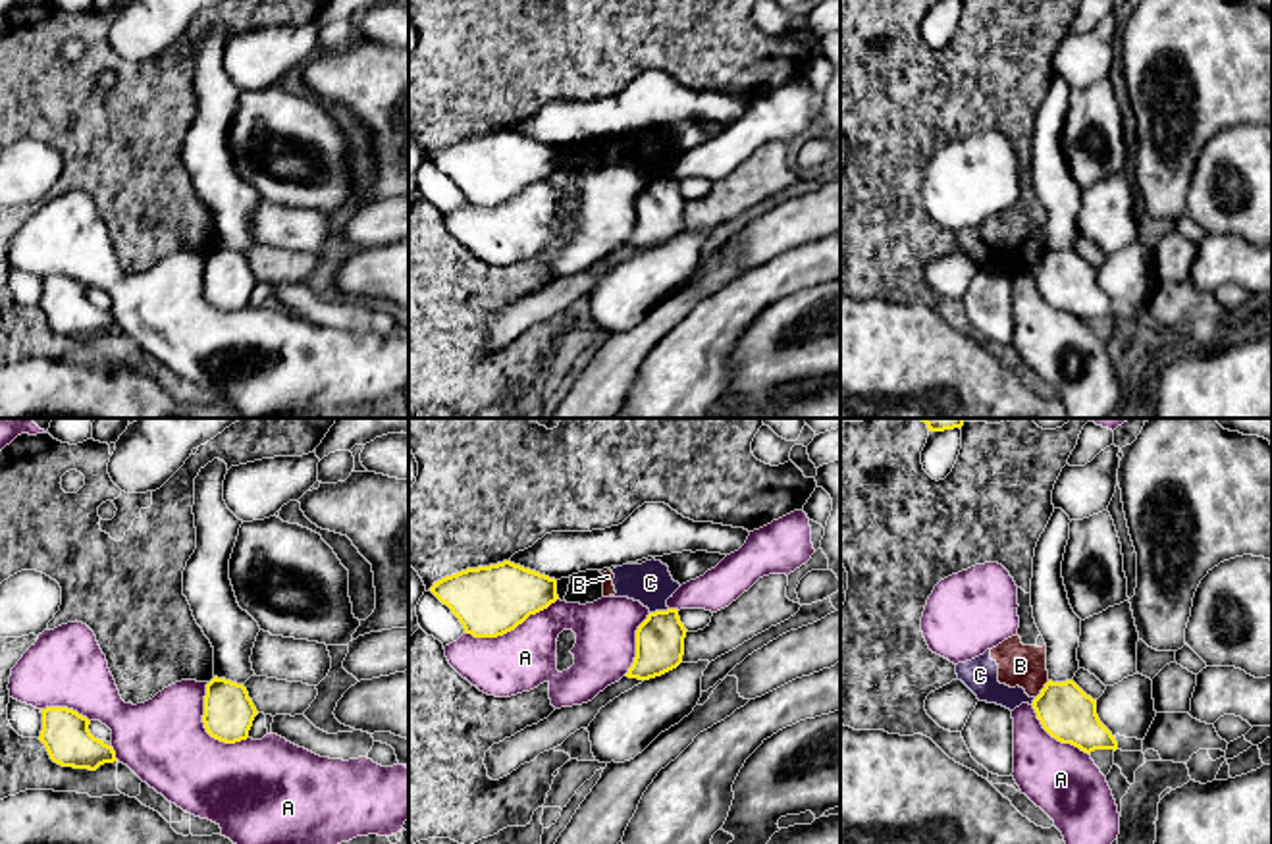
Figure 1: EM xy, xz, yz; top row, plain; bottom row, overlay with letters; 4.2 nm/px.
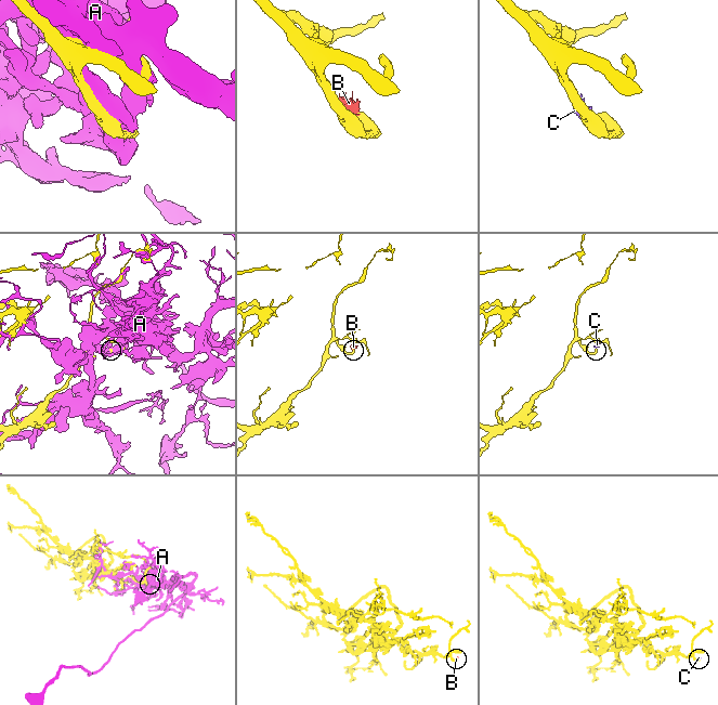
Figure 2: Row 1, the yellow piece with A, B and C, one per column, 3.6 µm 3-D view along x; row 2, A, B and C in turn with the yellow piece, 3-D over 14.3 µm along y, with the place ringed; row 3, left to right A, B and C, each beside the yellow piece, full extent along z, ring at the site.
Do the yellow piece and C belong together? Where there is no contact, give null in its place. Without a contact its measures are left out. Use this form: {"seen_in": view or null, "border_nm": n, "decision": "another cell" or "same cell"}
{"seen_in": "xz", "border_nm": 80, "decision": "another cell"}

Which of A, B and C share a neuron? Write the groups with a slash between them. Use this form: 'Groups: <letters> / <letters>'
Groups: A / B C

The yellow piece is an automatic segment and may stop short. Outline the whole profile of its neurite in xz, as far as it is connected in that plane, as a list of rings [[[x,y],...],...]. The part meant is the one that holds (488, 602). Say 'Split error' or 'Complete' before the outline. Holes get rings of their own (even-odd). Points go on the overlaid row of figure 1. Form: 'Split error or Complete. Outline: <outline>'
Complete. Outline: [[[511,561],[445,576],[430,592],[474,638],[503,636],[559,599],[555,578]]]

